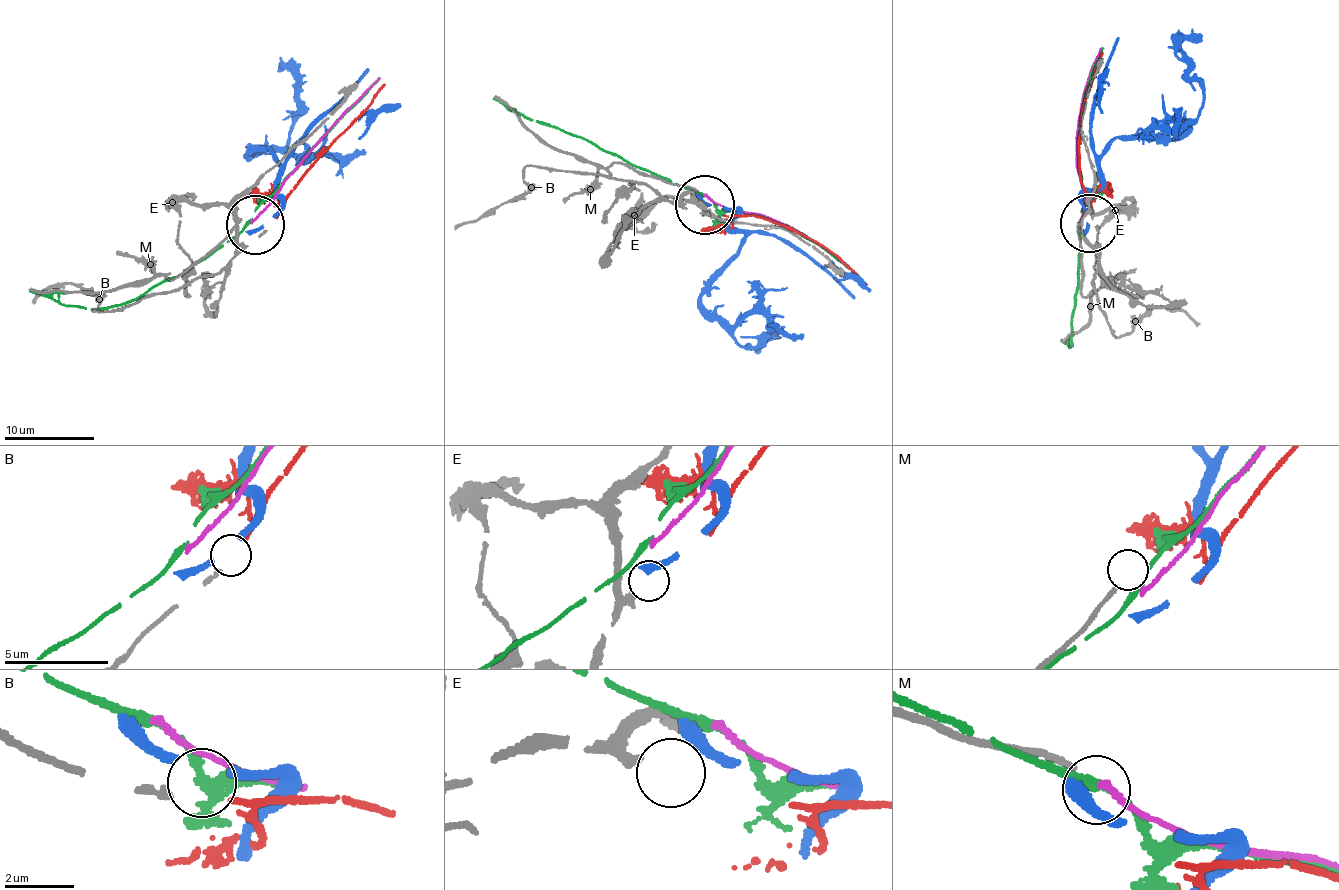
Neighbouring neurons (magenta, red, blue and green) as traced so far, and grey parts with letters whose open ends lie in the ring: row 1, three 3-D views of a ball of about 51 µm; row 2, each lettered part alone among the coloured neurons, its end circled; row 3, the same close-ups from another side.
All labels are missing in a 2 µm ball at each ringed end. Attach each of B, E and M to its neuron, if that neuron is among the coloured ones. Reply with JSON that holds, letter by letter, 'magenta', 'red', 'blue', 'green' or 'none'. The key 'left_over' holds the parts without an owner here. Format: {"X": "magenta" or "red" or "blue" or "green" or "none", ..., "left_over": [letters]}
{"B": "red", "E": "none", "M": "none", "left_over": ["E", "M"]}

